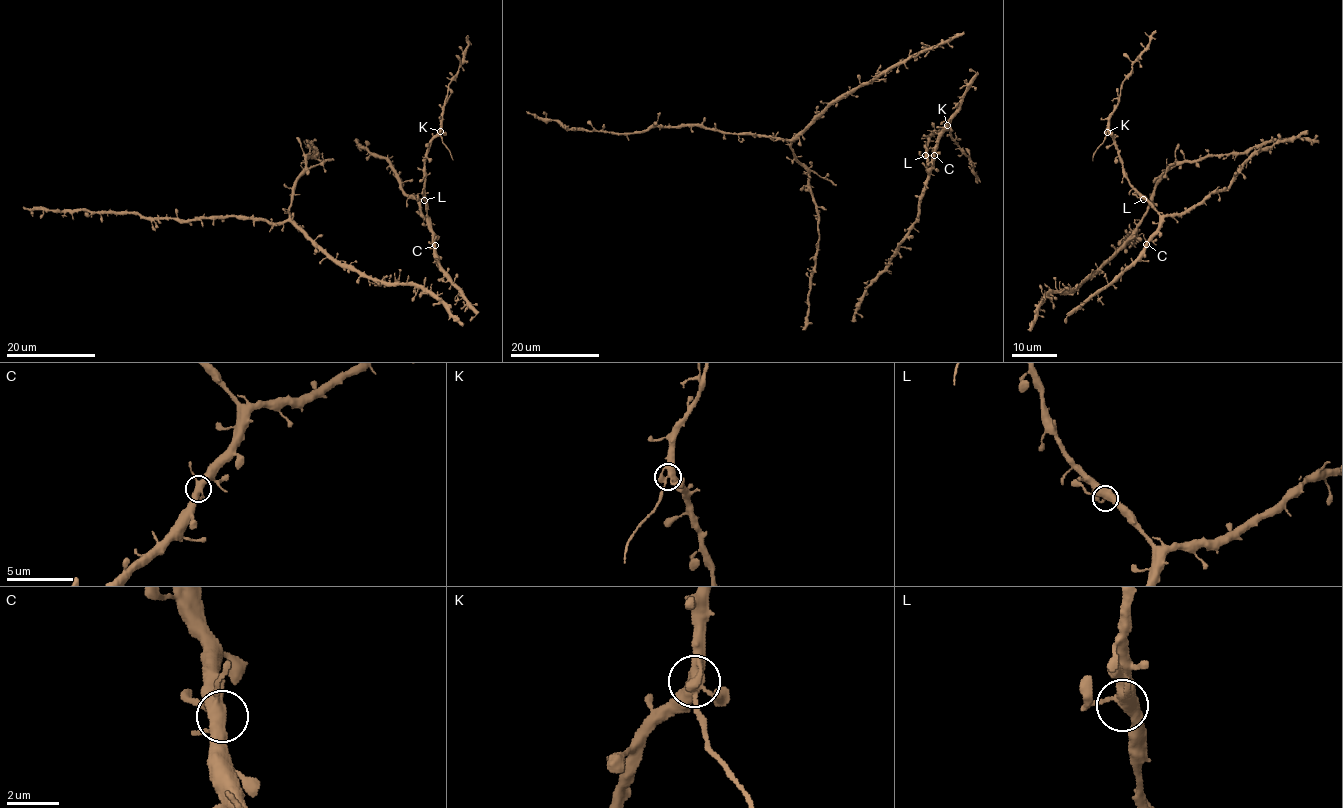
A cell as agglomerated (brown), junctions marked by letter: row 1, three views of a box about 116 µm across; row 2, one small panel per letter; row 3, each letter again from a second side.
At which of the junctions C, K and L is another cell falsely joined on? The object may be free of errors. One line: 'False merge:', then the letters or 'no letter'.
False merge: K

